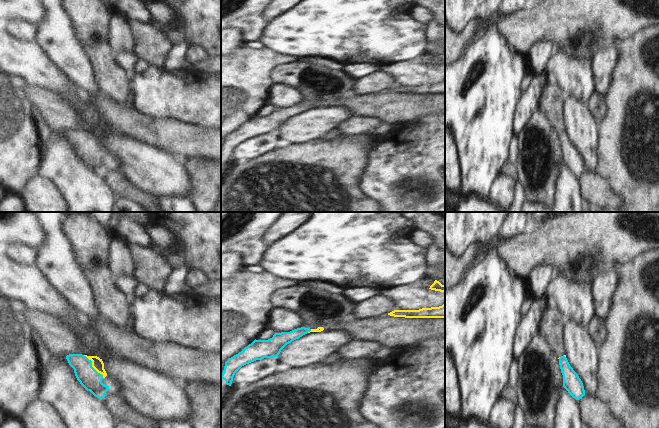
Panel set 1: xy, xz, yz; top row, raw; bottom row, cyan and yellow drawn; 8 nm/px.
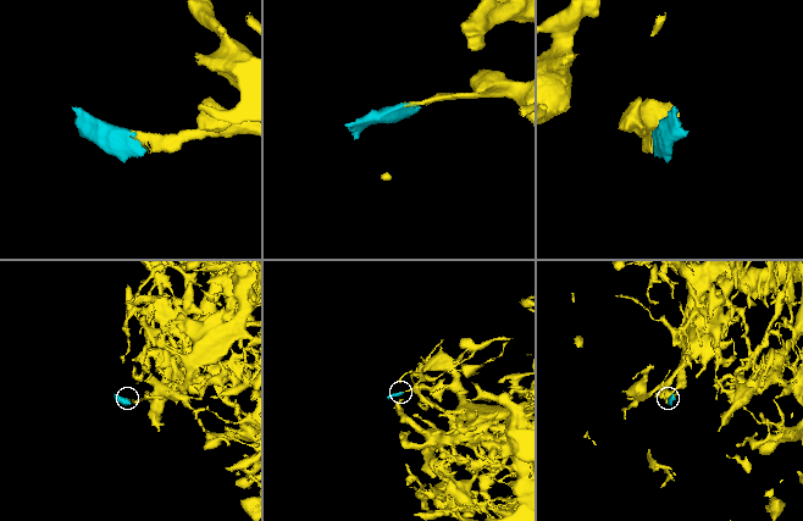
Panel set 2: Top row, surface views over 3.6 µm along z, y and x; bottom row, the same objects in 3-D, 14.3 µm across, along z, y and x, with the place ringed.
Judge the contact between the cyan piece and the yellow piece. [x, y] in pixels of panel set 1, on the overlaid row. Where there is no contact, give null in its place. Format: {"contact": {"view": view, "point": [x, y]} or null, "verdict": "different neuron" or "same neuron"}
{"contact": {"view": "xy", "point": [91, 366]}, "verdict": "same neuron"}

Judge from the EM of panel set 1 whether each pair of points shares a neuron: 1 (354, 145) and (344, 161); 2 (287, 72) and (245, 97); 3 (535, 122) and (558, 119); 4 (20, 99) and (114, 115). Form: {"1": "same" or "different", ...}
{"1": "same", "2": "different", "3": "different", "4": "different"}

